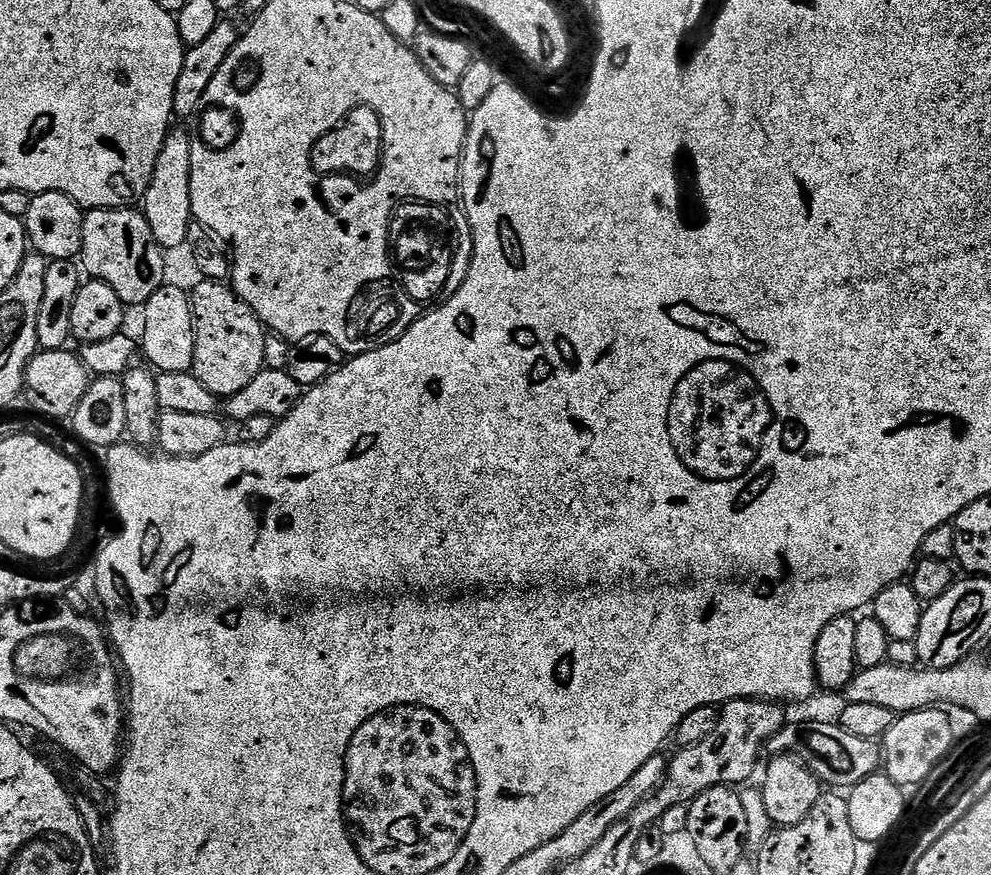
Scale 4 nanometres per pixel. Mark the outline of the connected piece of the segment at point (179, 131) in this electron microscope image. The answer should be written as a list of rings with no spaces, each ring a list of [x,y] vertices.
[[[176,126],[169,131],[168,137],[162,142],[162,150],[158,154],[150,186],[147,187],[142,201],[144,217],[150,223],[155,240],[163,249],[187,243],[189,226],[194,220],[190,202],[193,143],[193,137],[188,137],[186,129]]]

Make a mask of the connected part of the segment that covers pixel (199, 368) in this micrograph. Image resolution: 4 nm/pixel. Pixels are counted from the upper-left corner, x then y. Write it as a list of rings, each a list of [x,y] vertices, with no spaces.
[[[203,279],[191,289],[192,319],[196,321],[196,345],[192,371],[218,398],[233,396],[250,382],[264,367],[266,329],[260,319],[242,302],[242,298],[227,283]]]

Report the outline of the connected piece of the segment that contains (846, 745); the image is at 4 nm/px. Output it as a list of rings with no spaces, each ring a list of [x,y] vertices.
[[[804,720],[801,724],[785,723],[772,735],[766,745],[772,754],[791,754],[816,775],[821,785],[836,790],[850,790],[868,776],[877,775],[882,768],[882,748],[871,736],[859,736],[840,727],[839,723],[827,724],[824,720]]]

